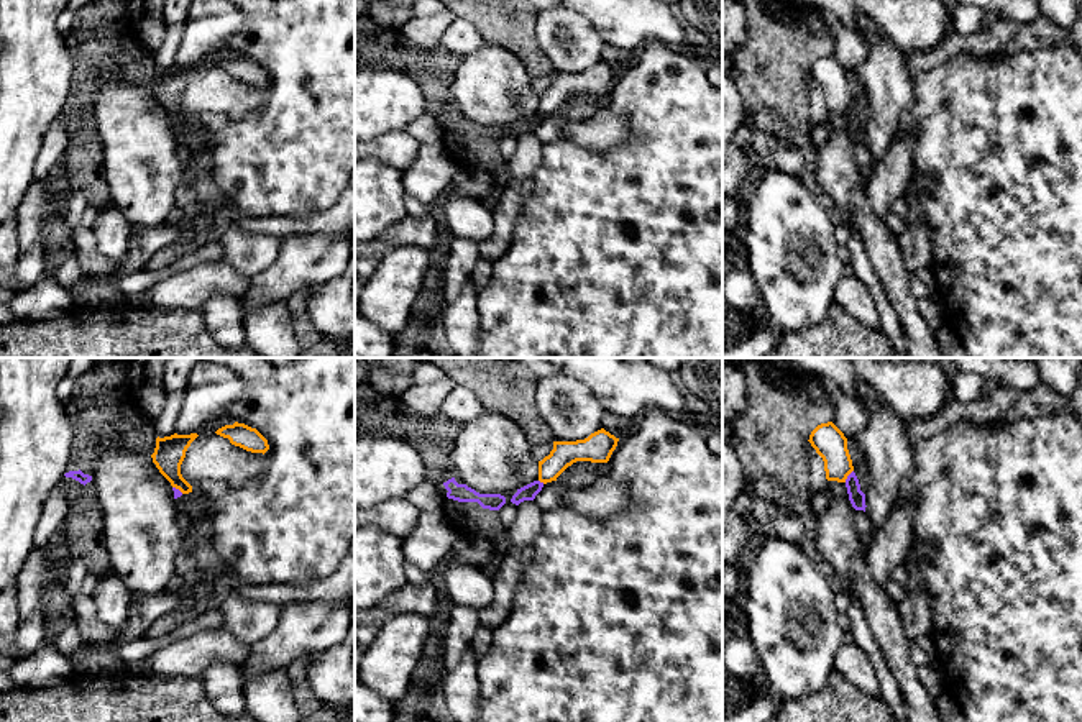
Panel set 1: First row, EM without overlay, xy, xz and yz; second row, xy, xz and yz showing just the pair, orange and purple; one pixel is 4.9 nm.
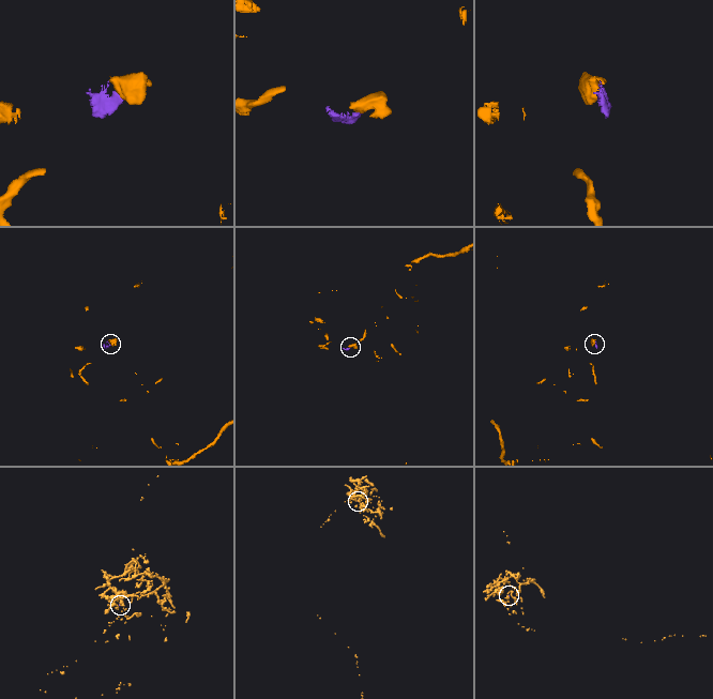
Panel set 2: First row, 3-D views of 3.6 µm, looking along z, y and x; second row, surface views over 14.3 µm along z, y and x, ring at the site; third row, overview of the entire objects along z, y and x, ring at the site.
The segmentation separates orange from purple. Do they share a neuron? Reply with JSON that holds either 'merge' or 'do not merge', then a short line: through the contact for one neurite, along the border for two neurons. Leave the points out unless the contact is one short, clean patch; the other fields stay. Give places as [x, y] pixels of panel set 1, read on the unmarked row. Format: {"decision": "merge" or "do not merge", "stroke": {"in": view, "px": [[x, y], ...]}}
{"decision": "do not merge", "stroke": {"in": "yz", "px": [[852, 102], [844, 114]]}}

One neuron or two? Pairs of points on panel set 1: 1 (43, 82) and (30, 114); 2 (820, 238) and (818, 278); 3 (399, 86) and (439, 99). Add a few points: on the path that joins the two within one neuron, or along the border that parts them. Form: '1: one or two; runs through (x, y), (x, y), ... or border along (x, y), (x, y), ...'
1: one; runs through (35, 91), (30, 95), (30, 105)
2: one; runs through (818, 248), (818, 268)
3: two; border along (393, 69), (404, 71), (417, 84), (429, 112)

